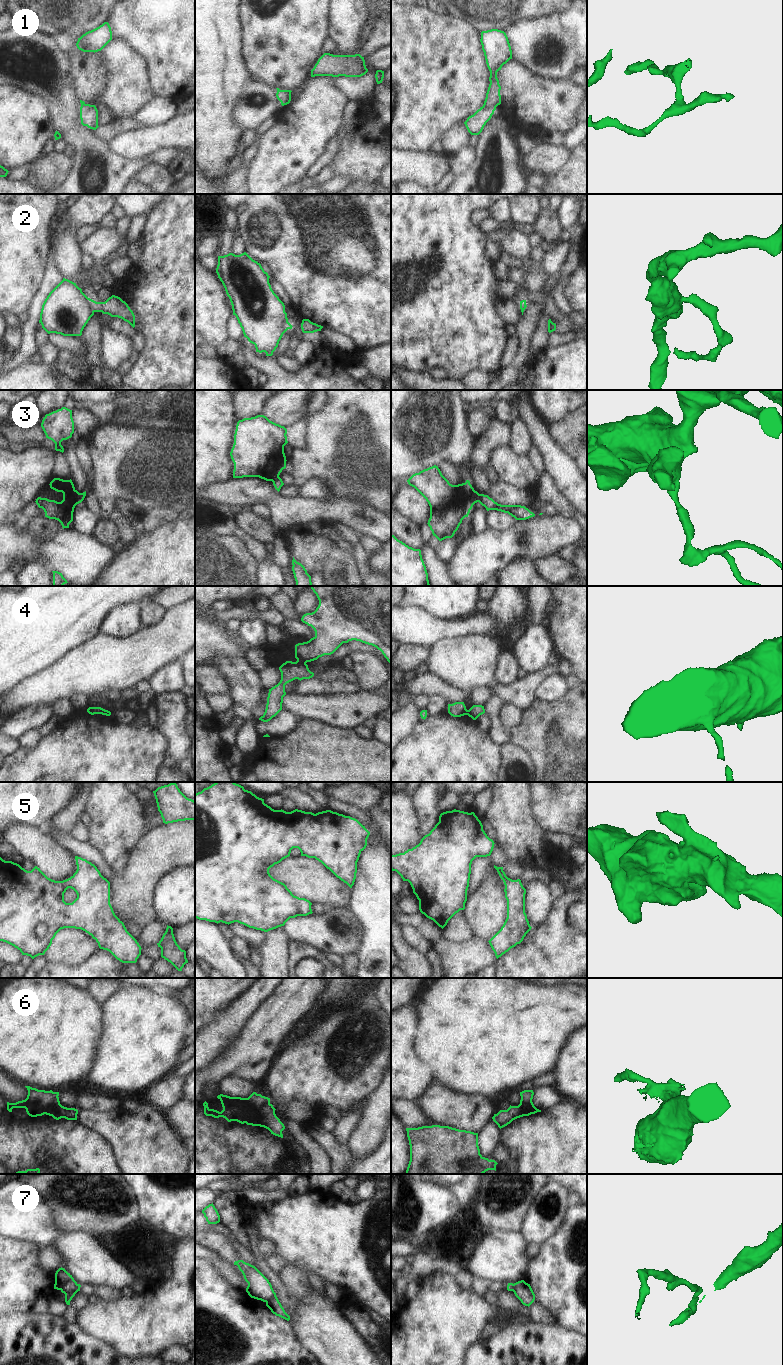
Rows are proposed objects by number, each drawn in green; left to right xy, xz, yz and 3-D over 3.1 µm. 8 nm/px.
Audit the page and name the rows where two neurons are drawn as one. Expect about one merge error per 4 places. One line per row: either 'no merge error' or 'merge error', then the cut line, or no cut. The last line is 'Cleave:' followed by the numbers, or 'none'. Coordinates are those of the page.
1: no merge error; no cut
2: merge error; cut in xy along (92, 300), (92, 309), (94, 311)
3: merge error; cut in yz along (479, 494), (477, 501)
4: merge error; cut in xz along (297, 660), (305, 663)
5: no merge error; no cut
6: merge error; cut in xz along (247, 1098), (256, 1105), (266, 1105), (269, 1103)
7: merge error; cut in xy along (78, 1284), (77, 1290), (64, 1293)
Cleave: 2, 3, 4, 6, 7

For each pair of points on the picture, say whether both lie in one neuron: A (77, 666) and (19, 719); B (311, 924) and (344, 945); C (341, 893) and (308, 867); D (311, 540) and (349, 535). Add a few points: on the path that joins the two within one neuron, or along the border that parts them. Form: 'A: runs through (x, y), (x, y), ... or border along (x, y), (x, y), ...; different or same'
A: border along (51, 705), (28, 706), (15, 713); different
B: runs through (319, 930), (330, 932), (336, 937); same
C: runs through (333, 892), (316, 875); same
D: border along (338, 522), (337, 528), (352, 545), (353, 554); different

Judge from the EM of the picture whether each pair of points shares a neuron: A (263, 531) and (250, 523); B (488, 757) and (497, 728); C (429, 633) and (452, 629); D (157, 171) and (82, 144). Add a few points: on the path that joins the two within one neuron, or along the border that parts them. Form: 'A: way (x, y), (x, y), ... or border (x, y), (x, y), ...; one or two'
A: way (260, 528), (253, 524); one
B: border (487, 732), (490, 739), (499, 748); two
C: way (435, 630), (446, 630); one
D: border (153, 163), (144, 167), (137, 174); two

